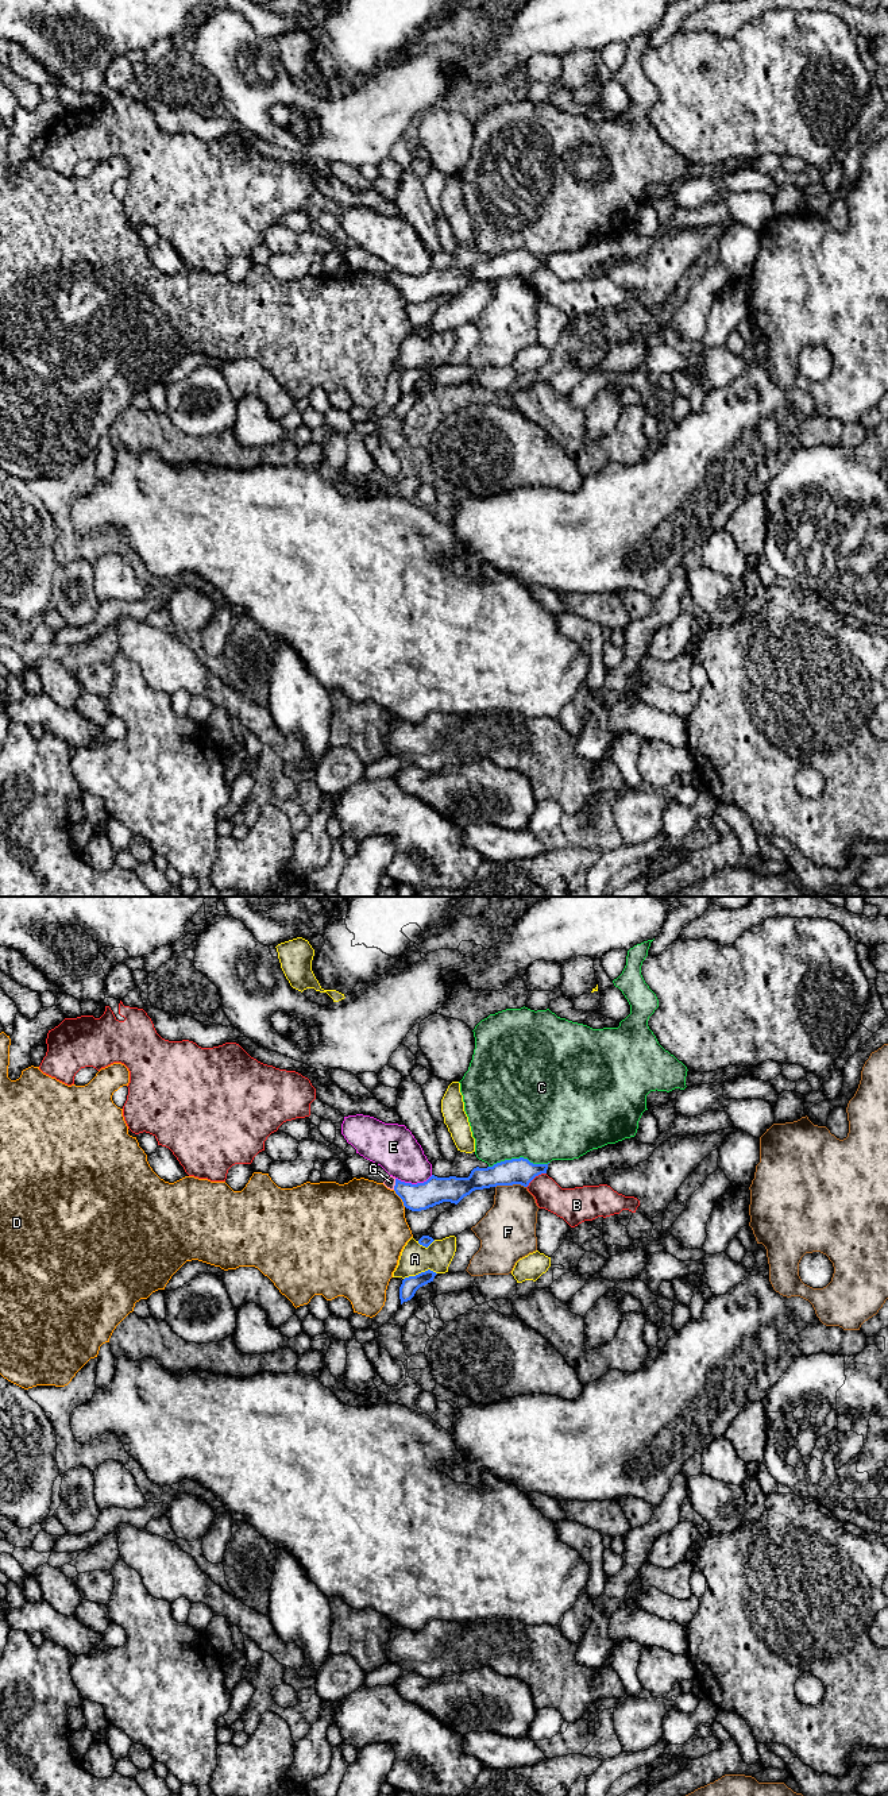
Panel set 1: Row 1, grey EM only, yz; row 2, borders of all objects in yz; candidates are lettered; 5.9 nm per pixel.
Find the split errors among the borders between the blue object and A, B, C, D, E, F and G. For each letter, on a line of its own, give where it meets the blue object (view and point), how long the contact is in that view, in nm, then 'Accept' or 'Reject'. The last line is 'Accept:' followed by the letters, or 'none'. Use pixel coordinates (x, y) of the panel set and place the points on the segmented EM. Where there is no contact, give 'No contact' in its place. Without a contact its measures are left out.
A: Touches blue at yz (421, 1272). Shared border 200 nm. Reject
B: Touches blue at yz (535, 1176). Shared border 150 nm. Reject
C: Touches blue at yz (520, 1157). Shared border 360 nm. Reject
D: Touches blue at yz (400, 1197). Shared border 130 nm. Reject
E: Touches blue at yz (413, 1184). Shared border 220 nm. Reject
F: Touches blue at yz (510, 1184). Shared border 180 nm. Reject
G: Touches blue at yz (396, 1184). Shared border 70 nm. Accept
Accept: G

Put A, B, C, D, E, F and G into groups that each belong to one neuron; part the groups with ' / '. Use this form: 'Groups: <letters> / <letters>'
Groups: A / B / C / D / E / F / G

